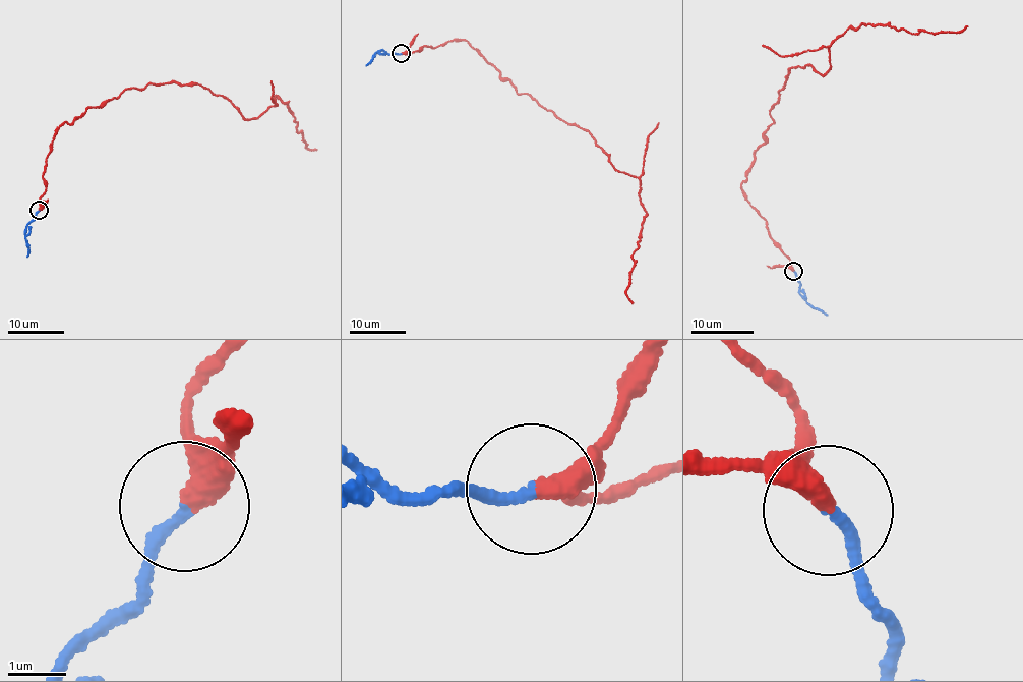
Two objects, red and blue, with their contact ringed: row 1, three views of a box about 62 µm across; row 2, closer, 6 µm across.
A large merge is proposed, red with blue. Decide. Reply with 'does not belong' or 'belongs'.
belongs

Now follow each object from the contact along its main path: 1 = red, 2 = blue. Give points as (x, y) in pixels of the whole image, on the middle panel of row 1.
1: (402, 53), (464, 40), (516, 91), (589, 133), (611, 164), (640, 178), (645, 218), (626, 290), (633, 303)
2: (402, 53), (381, 50), (366, 65)

